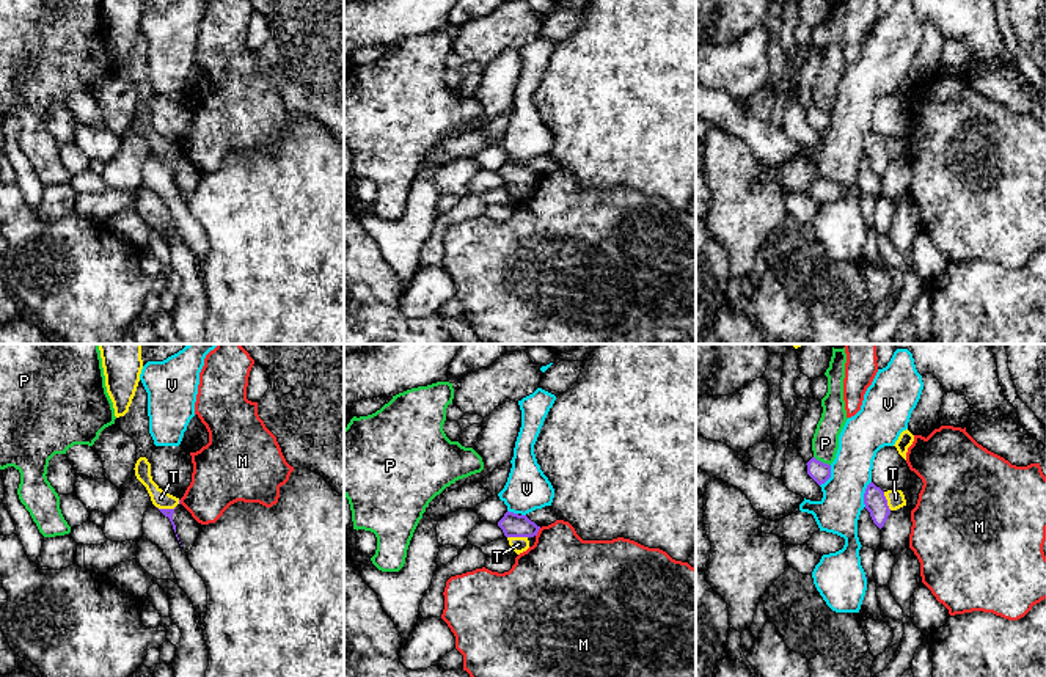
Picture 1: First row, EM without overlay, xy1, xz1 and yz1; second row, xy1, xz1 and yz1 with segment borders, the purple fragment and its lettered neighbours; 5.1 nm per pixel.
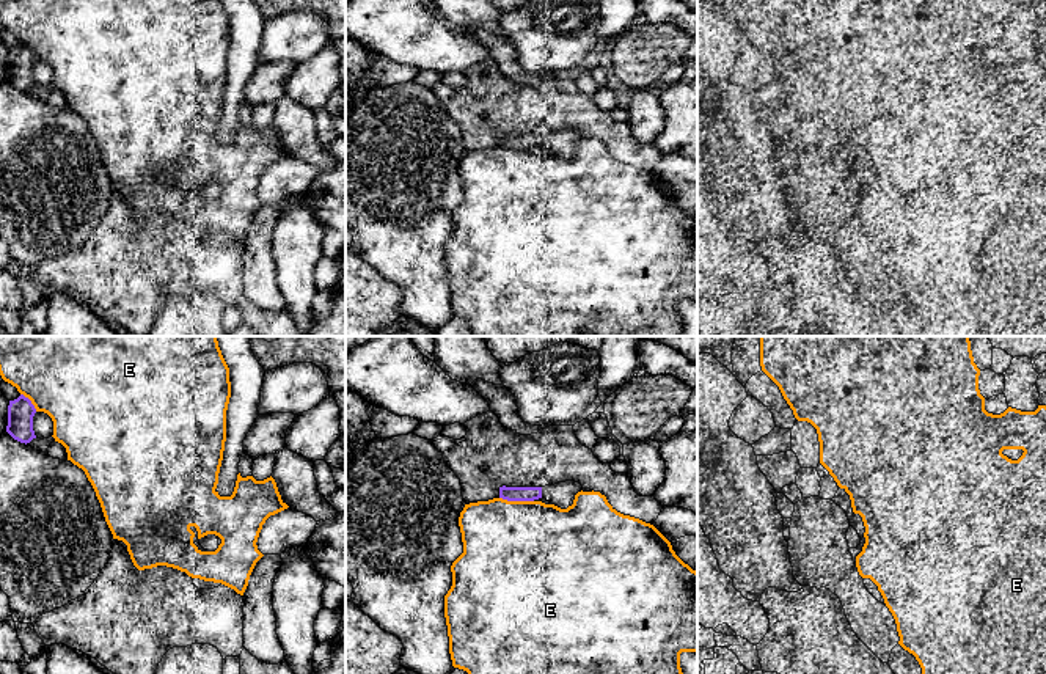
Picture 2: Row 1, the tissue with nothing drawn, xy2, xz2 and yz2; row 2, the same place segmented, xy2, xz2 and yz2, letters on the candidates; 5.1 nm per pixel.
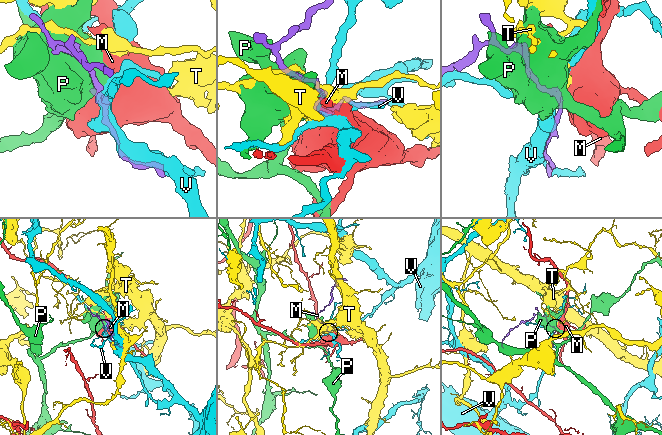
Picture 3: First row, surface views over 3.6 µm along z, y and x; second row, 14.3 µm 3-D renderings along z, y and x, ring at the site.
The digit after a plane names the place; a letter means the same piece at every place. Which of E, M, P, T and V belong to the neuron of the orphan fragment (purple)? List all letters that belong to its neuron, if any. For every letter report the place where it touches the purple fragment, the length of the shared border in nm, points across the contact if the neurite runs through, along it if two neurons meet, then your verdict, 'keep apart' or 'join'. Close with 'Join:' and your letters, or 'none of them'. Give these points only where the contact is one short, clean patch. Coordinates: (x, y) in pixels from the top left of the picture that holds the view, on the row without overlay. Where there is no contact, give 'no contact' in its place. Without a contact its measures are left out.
E: meets purple in xz2 at (517, 148); contact 180 nm long; keep apart
M: meets purple in xz1 at (537, 179); contact 50 nm long; border along xz1 (541, 176), (536, 184); keep apart
P: meets purple in yz1 at (822, 110); contact 100 nm long; keep apart
T: meets purple in xz1 at (517, 184); contact 100 nm long; border along xz1 (508, 184), (526, 186); keep apart
V: meets purple in yz1 at (864, 142); contact 140 nm long; keep apart
Join: none of them

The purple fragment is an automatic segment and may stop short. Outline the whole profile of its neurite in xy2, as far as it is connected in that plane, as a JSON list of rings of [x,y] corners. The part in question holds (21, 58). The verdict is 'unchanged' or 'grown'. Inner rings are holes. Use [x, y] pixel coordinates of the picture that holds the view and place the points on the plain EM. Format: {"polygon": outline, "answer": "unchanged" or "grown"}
{"polygon": [[[24,42],[14,49],[9,49],[6,80],[20,91],[30,91],[33,86],[36,86],[33,79],[35,61],[35,53]]], "answer": "unchanged"}

